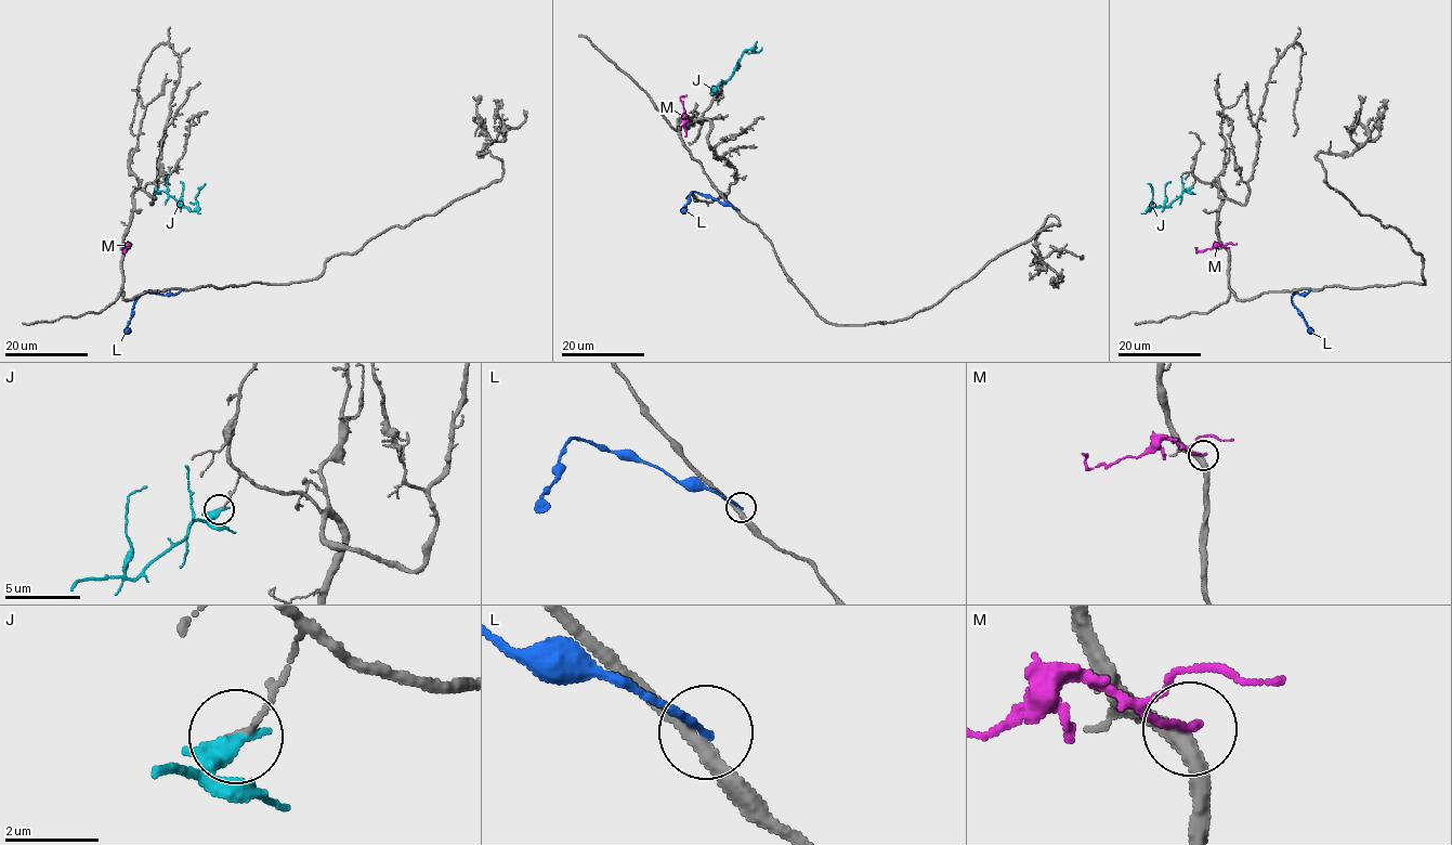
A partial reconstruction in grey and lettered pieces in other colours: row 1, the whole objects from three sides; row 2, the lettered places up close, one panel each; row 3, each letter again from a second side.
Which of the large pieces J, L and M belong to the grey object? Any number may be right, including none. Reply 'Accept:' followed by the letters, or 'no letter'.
Accept: no letter

